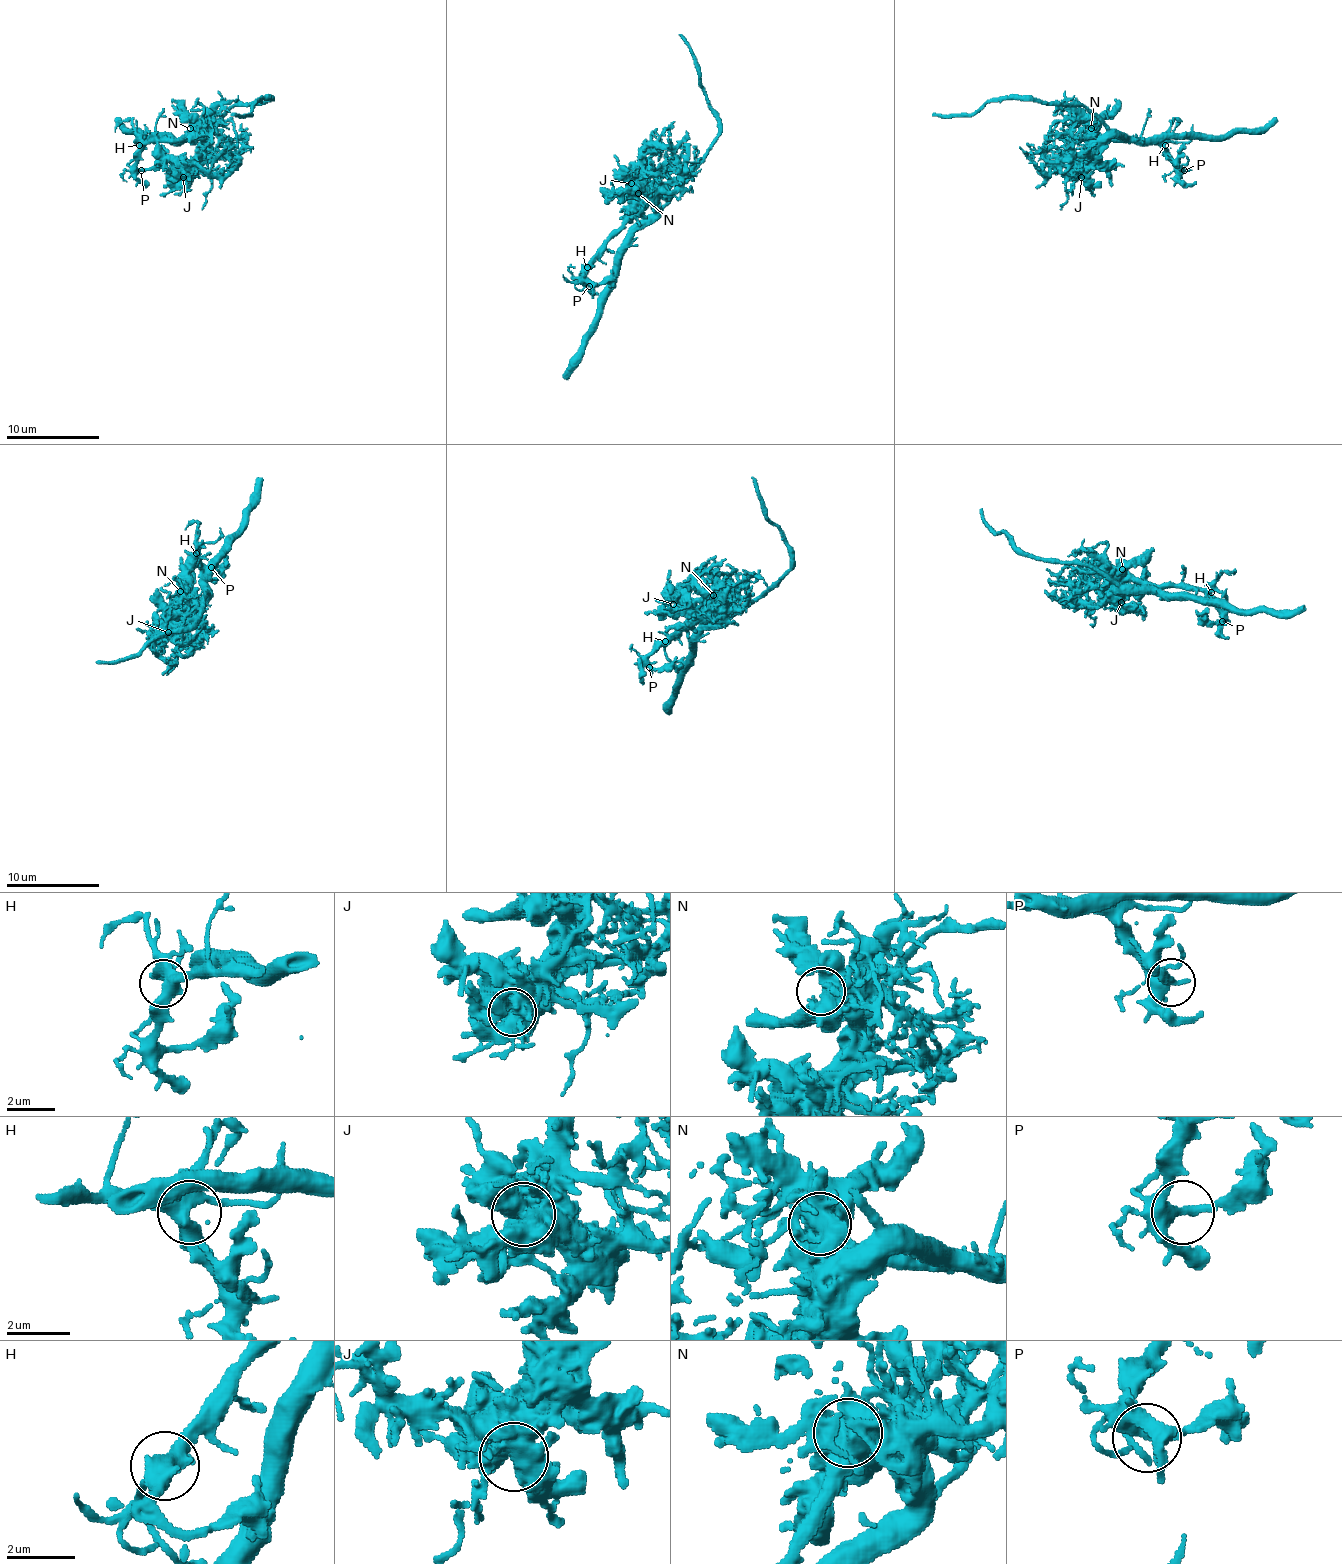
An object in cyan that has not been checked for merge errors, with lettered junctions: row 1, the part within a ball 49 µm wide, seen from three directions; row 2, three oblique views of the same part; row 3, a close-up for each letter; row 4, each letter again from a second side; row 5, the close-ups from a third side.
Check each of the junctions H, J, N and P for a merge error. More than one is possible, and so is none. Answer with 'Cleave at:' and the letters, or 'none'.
Cleave at: none

